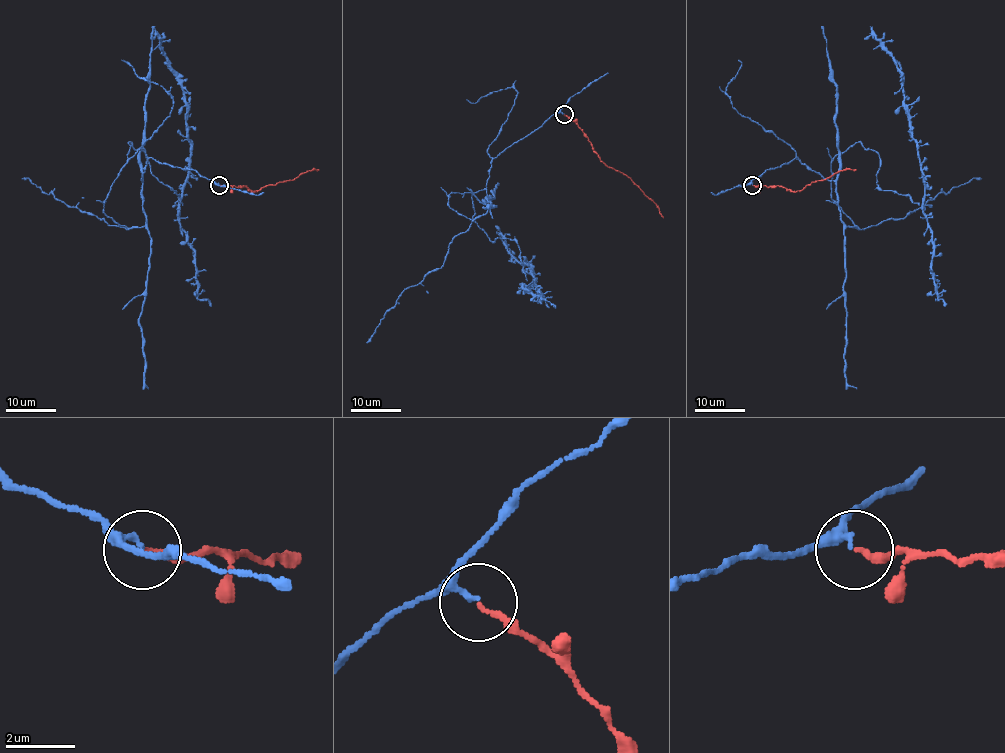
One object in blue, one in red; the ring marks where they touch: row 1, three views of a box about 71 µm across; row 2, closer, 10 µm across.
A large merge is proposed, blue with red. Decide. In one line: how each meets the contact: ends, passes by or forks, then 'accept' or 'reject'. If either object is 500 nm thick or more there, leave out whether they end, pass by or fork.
blue passes by; red ends; accept

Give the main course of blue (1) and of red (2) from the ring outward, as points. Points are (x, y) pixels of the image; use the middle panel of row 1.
1: (563, 113), (494, 158), (484, 214), (447, 197), (472, 195), (472, 218), (517, 244), (530, 285), (495, 225)
2: (563, 114), (582, 129), (601, 160), (626, 174), (656, 204), (663, 218)

